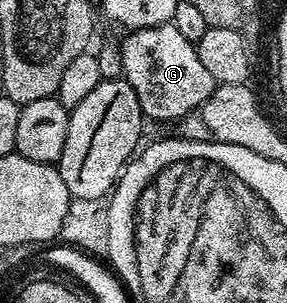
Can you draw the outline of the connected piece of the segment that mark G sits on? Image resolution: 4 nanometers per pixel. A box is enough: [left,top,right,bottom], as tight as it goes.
[118,23,217,122]

